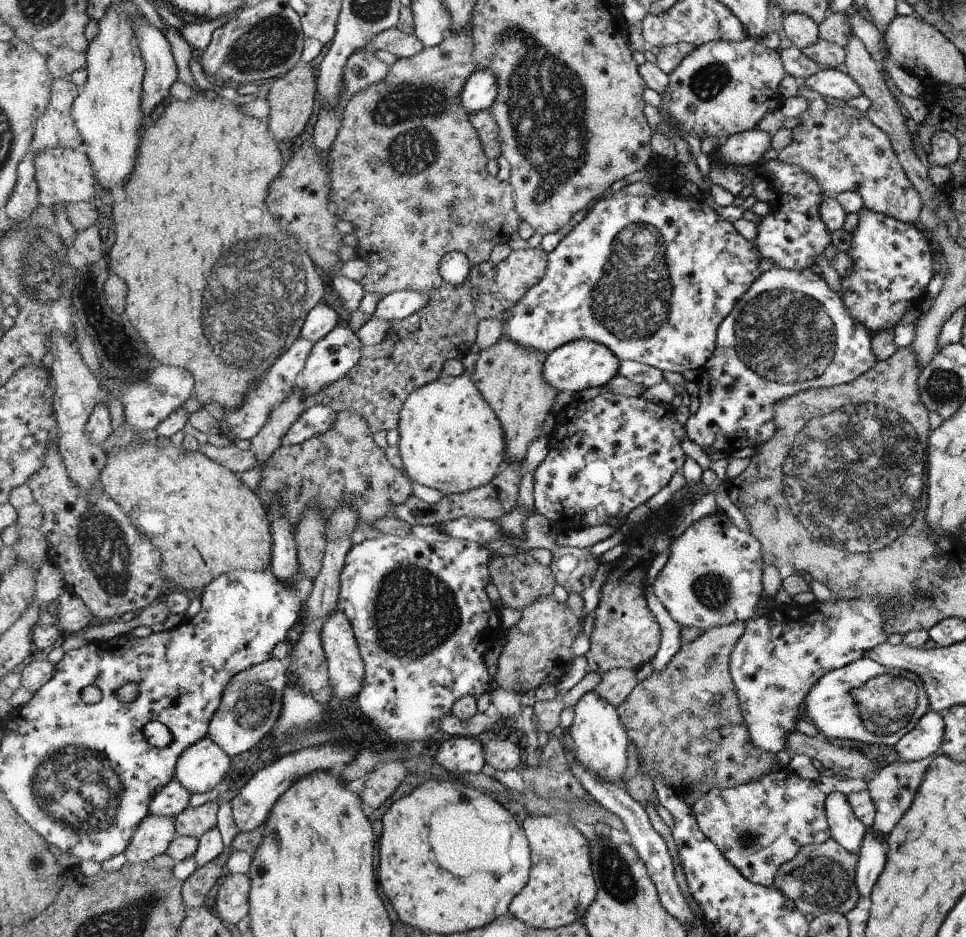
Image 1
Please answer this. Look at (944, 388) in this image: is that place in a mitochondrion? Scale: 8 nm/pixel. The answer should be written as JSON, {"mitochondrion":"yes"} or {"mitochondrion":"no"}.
{"mitochondrion":"yes"}

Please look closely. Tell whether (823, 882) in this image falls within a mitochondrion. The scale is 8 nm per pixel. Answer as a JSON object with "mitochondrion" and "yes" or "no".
{"mitochondrion":"yes"}

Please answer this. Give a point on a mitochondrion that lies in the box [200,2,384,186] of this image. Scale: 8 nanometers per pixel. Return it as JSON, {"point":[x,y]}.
{"point":[268,43]}

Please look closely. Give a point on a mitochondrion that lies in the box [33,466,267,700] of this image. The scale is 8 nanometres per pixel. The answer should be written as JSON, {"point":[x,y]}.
{"point":[102,541]}

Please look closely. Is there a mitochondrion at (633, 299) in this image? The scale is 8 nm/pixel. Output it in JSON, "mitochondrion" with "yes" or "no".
{"mitochondrion":"yes"}

